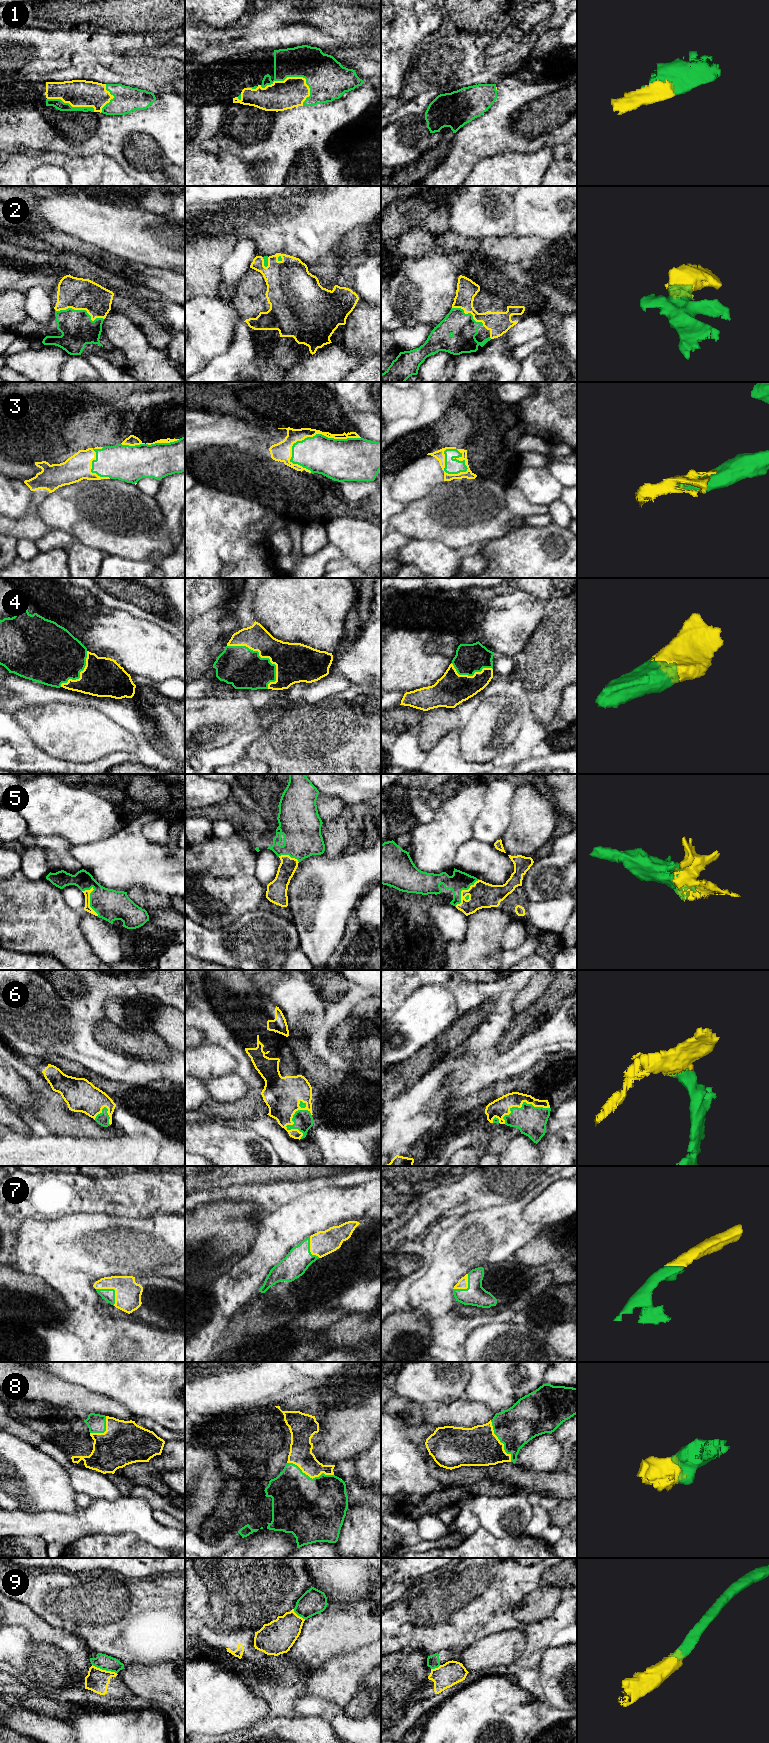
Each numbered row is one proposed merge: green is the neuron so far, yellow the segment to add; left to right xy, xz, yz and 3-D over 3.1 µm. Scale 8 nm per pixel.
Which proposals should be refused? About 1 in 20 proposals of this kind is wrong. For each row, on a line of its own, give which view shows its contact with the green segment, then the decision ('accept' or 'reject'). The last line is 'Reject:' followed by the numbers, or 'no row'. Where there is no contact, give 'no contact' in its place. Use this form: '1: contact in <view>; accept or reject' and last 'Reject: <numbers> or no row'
1: contact in xz; accept
2: contact in xy; accept
3: contact in xz; accept
4: contact in xz; accept
5: contact in xy; accept
6: contact in xz; accept
7: contact in xy; accept
8: contact in xz; accept
9: contact in xy; reject
Reject: 9

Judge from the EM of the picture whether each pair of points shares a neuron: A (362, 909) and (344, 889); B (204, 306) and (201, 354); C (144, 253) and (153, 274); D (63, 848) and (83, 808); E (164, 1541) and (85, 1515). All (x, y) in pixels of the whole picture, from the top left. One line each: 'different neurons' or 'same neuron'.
A: different neurons
B: same neuron
C: different neurons
D: different neurons
E: same neuron

